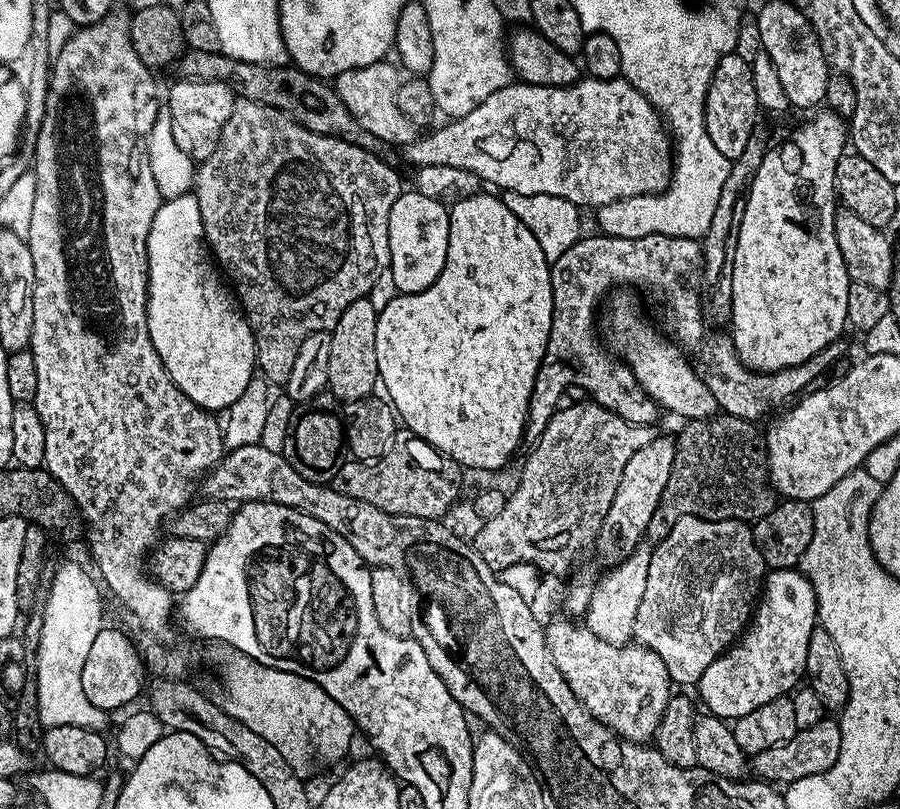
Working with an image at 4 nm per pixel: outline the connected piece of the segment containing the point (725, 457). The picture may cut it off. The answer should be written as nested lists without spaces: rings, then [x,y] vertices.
[[[717,414],[707,420],[690,420],[683,425],[680,436],[675,437],[676,453],[674,454],[673,470],[667,479],[666,488],[662,492],[661,501],[654,511],[647,530],[647,539],[659,542],[674,530],[674,522],[683,516],[697,516],[703,520],[742,520],[755,522],[766,518],[770,510],[778,502],[768,478],[768,453],[766,440],[753,421],[742,416]]]

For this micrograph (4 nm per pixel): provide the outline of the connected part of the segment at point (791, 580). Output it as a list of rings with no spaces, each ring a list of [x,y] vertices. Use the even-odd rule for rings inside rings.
[[[799,567],[771,569],[765,575],[764,587],[748,627],[727,652],[723,652],[718,659],[710,662],[710,666],[706,666],[706,674],[702,674],[698,682],[700,696],[708,707],[705,709],[725,722],[734,722],[750,714],[750,710],[758,710],[758,706],[774,702],[774,698],[788,696],[801,683],[804,676],[806,649],[810,646],[810,634],[817,626],[814,586],[804,577],[804,573]]]

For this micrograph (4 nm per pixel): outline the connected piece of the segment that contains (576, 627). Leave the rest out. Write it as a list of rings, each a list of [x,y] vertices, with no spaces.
[[[565,619],[547,625],[544,638],[554,666],[558,666],[572,693],[593,718],[623,740],[632,740],[635,744],[651,741],[674,695],[674,685],[662,658],[643,646],[632,648],[602,642],[602,638],[583,623]]]

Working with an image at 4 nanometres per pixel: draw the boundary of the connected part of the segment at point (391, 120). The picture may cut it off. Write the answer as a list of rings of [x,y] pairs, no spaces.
[[[381,62],[346,70],[334,77],[334,87],[346,110],[350,110],[354,118],[358,118],[358,126],[362,126],[362,130],[374,134],[374,138],[378,138],[385,145],[413,144],[418,138],[418,129],[402,114],[402,110],[398,110],[398,86],[402,72],[395,63],[388,63]]]

